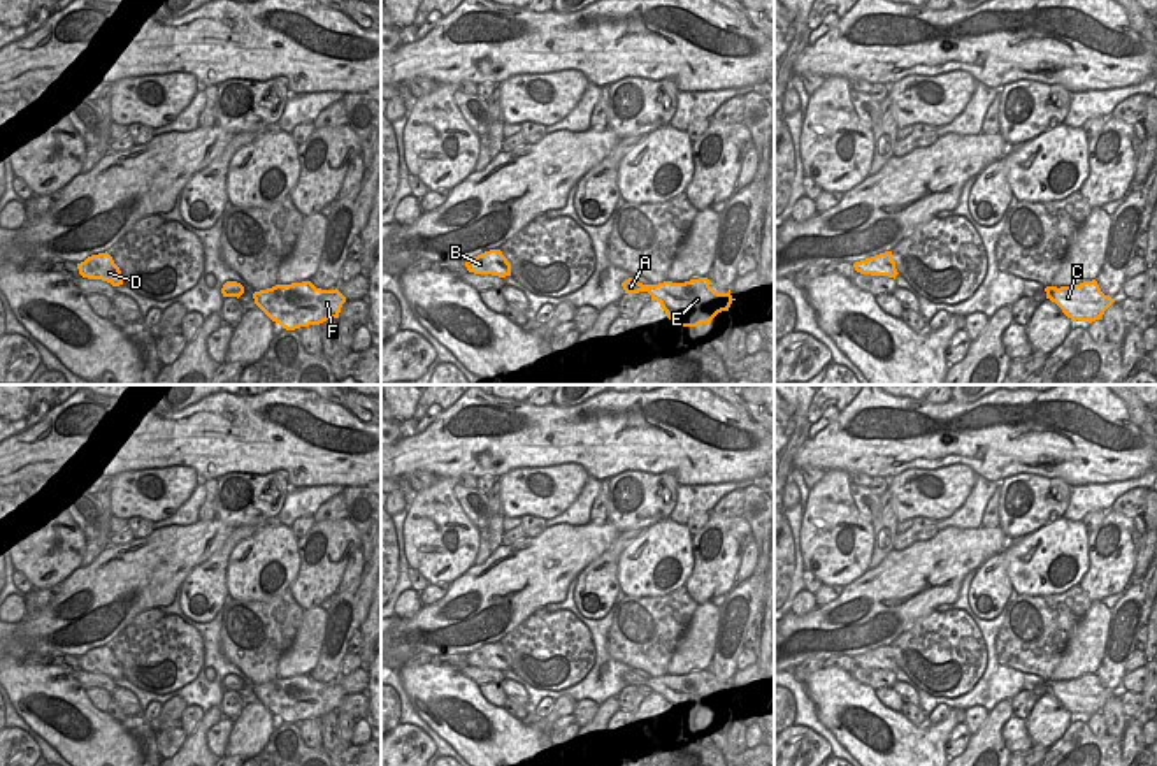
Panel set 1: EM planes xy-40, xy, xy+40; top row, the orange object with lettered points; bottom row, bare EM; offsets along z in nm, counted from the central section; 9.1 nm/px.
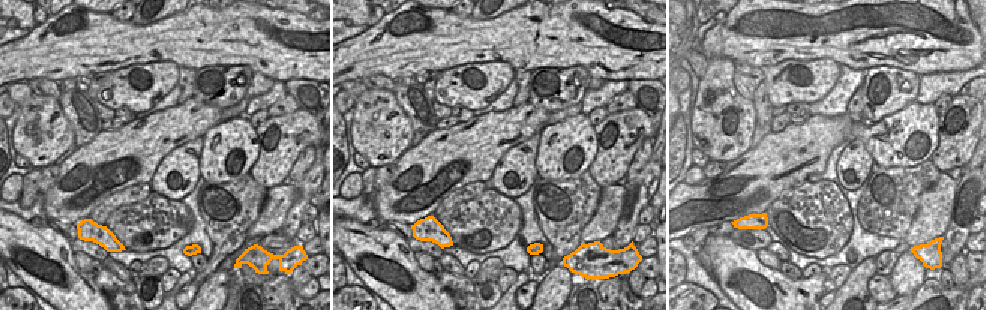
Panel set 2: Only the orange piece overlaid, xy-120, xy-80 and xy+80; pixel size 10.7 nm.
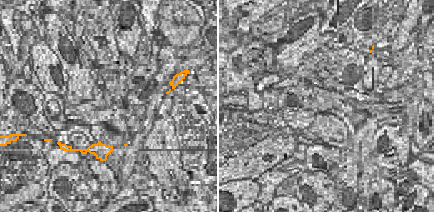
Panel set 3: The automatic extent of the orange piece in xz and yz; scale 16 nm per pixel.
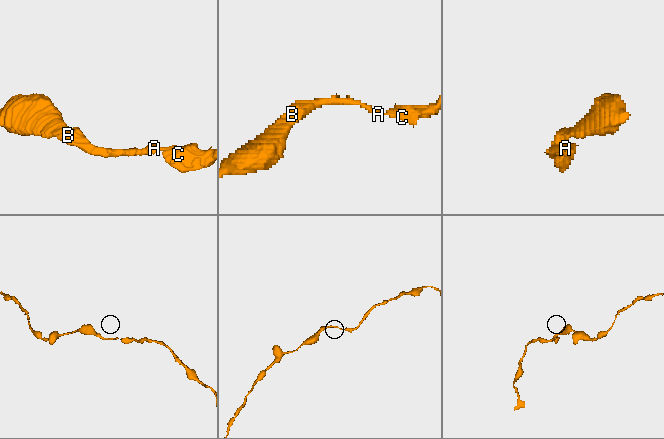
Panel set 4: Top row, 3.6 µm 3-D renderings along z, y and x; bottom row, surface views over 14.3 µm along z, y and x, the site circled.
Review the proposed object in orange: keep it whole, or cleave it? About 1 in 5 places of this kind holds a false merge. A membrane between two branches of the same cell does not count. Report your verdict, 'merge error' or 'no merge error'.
no merge error

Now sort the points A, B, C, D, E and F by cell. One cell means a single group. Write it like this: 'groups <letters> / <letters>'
groups A B C D E F

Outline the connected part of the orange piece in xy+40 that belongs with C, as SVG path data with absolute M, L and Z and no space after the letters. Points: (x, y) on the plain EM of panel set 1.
M1096 673L1074 680L1046 680L1046 692L1055 696L1071 713L1096 715L1118 692L1104 689Z

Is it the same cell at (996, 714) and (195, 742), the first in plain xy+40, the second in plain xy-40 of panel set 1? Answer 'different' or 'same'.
same

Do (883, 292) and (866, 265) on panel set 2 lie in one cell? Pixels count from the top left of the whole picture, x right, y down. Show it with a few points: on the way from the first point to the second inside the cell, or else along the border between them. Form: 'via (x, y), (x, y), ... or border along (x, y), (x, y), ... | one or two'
border along (875, 273), (868, 282), (869, 294) | two

